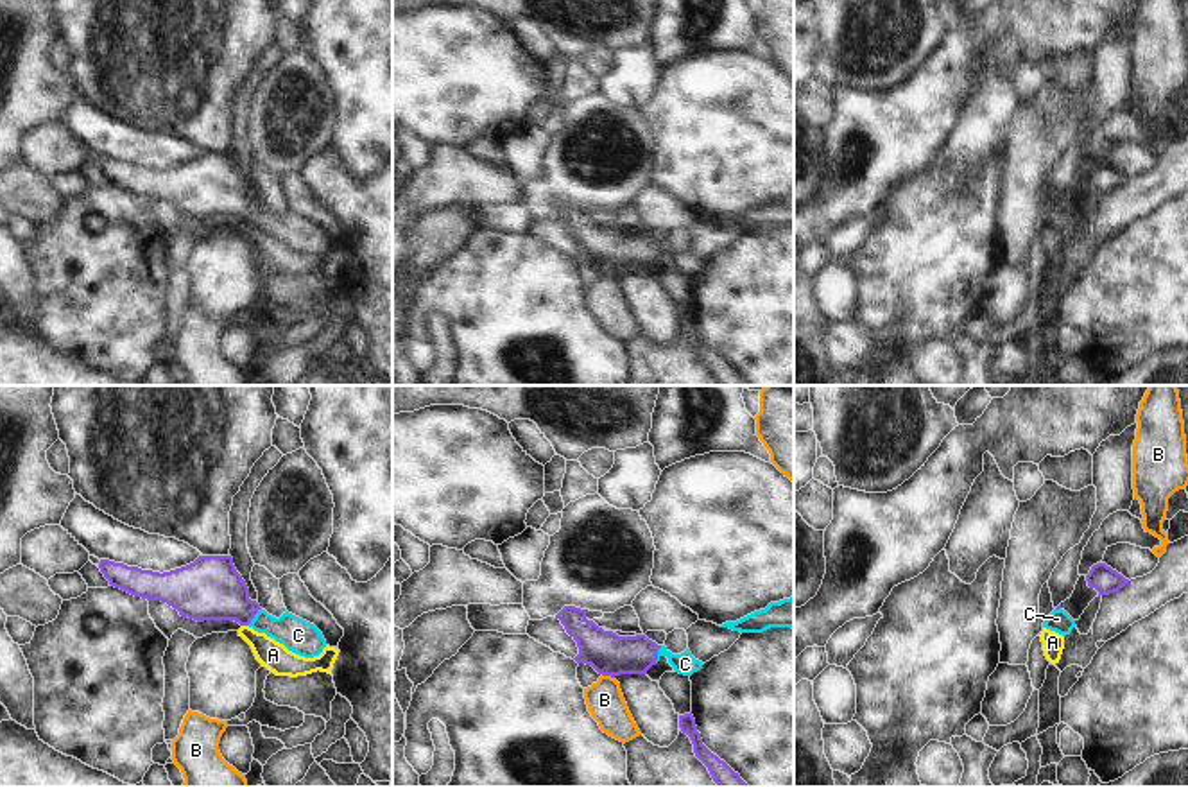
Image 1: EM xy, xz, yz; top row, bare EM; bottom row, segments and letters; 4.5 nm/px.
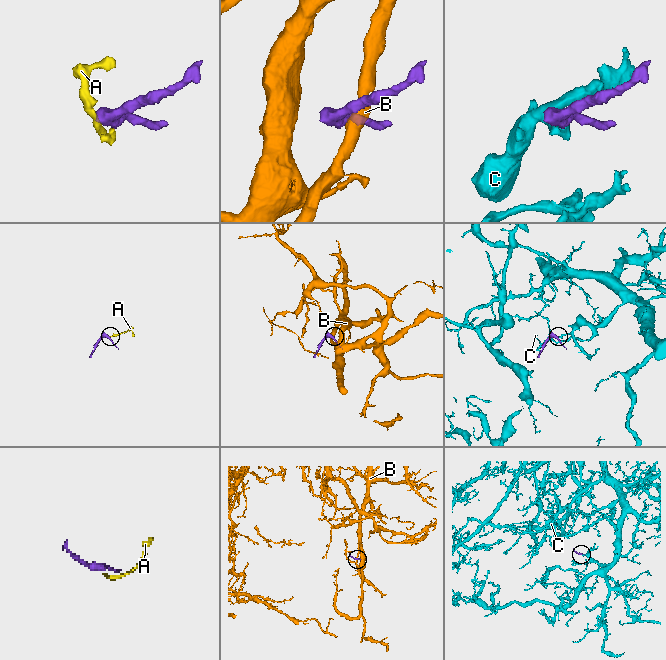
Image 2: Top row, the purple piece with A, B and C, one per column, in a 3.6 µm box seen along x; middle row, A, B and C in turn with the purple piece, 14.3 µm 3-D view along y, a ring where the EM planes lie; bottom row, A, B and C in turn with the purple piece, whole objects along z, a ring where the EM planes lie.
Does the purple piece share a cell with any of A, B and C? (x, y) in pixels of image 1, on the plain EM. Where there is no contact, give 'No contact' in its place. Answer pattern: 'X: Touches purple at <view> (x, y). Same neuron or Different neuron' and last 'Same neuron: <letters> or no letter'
A: Touches purple at xy (246, 223). Different neuron
B: Touches purple at xz (608, 273). Different neuron
C: Touches purple at xy (253, 216). Same neuron
Same neuron: C

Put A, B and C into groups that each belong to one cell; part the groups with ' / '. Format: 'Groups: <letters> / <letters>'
Groups: A / B / C

